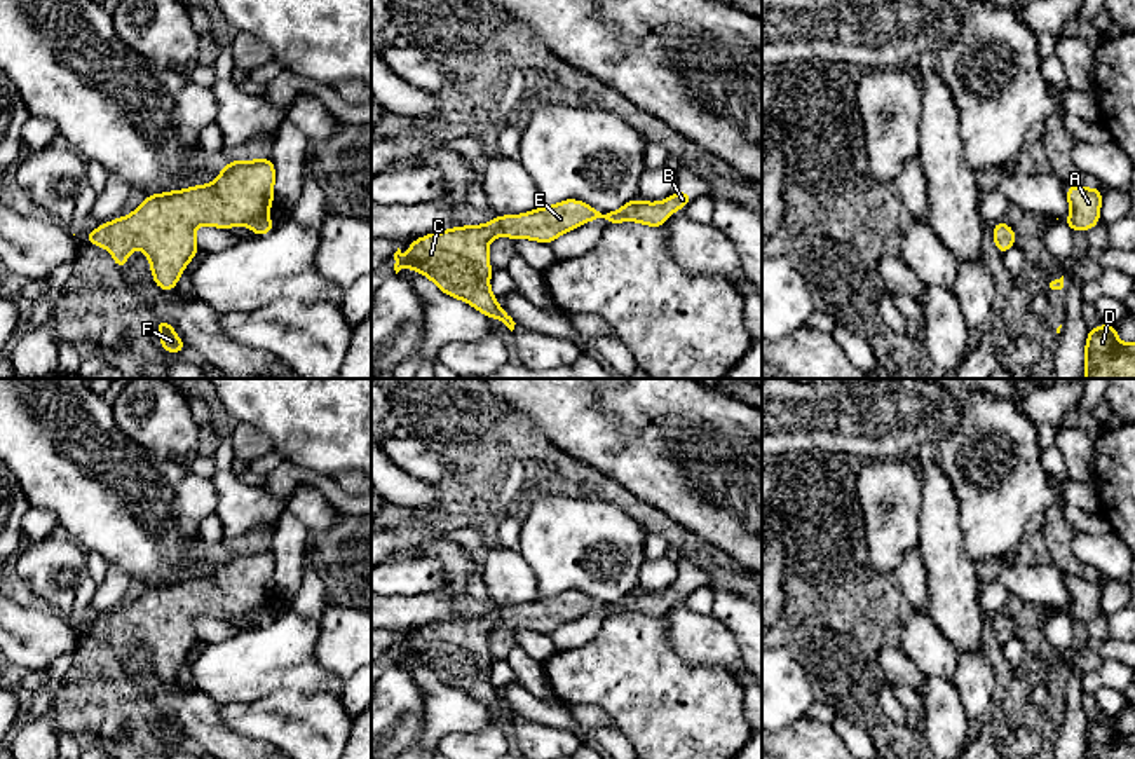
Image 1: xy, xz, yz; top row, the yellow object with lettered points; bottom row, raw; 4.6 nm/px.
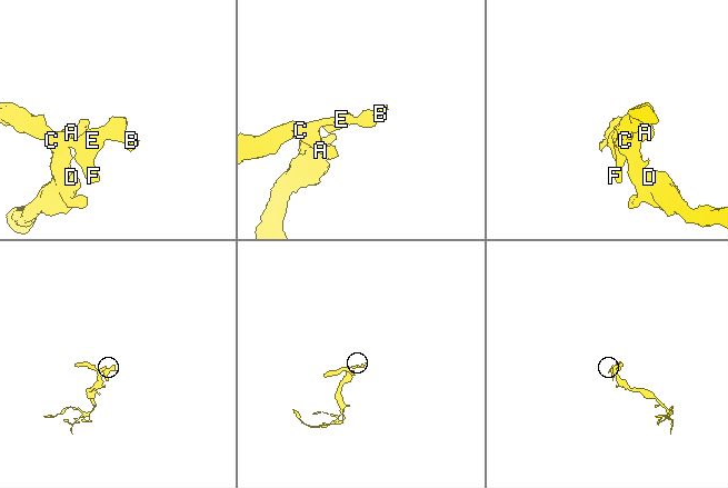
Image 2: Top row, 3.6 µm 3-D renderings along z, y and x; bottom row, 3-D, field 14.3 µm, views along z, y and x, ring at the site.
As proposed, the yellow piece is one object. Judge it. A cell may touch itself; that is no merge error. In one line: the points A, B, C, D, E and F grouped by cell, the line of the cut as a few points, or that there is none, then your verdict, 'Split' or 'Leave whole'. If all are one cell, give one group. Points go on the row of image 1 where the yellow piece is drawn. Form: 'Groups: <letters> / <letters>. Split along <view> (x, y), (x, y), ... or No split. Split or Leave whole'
Groups: A B C D E F. No split. Leave whole

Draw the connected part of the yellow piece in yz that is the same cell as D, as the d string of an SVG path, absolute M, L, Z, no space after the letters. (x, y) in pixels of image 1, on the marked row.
M1116 326L1088 328L1084 379L1135 379L1135 342L1123 344Z

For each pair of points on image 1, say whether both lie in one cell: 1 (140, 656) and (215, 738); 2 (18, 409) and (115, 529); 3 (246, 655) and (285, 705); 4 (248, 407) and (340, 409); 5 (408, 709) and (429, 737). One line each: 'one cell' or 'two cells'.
1: one cell
2: one cell
3: two cells
4: one cell
5: two cells

